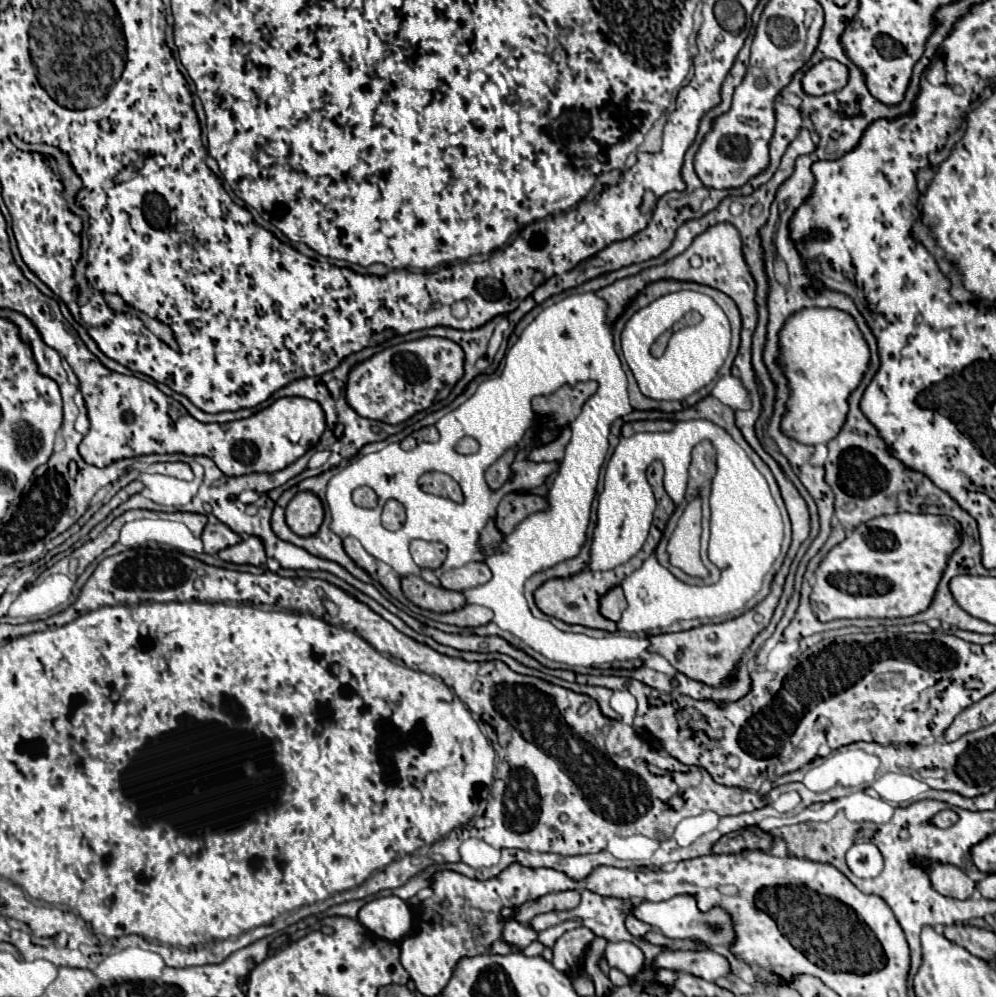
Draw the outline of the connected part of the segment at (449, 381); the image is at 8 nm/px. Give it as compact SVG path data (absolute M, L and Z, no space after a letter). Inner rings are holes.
M427 336L413 342L403 342L375 354L351 370L345 388L347 402L363 418L399 424L417 412L427 410L435 402L445 400L463 378L463 364L465 354L457 348L457 344L453 344L453 340Z

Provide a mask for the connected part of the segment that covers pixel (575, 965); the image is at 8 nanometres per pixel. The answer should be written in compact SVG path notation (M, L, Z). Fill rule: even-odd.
M585 926L565 932L553 946L553 966L565 974L581 972L585 952L593 938L593 932Z

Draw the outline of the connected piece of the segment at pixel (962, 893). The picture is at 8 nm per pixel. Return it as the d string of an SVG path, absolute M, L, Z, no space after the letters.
M927 864L927 874L931 880L931 886L949 898L957 898L957 900L967 900L973 896L975 890L975 882L957 866L953 864Z

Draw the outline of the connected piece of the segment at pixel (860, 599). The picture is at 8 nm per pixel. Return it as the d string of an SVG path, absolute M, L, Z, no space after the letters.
M891 514L873 518L835 546L821 562L815 572L815 586L811 594L813 612L821 622L837 618L907 618L917 612L925 612L933 602L933 592L937 592L937 580L945 572L949 556L961 546L959 524L949 516L931 514Z

